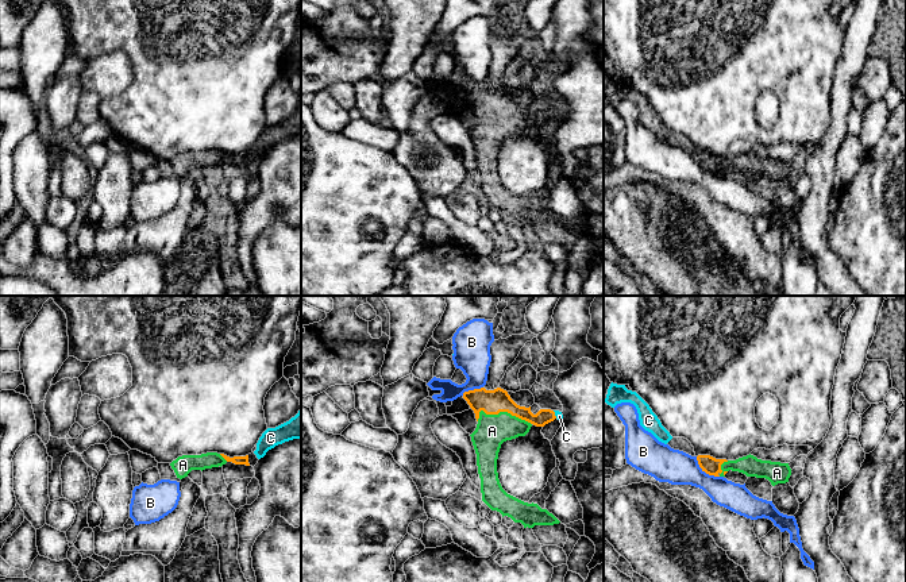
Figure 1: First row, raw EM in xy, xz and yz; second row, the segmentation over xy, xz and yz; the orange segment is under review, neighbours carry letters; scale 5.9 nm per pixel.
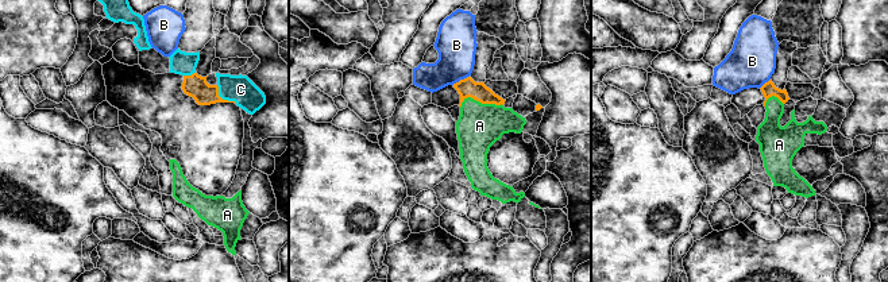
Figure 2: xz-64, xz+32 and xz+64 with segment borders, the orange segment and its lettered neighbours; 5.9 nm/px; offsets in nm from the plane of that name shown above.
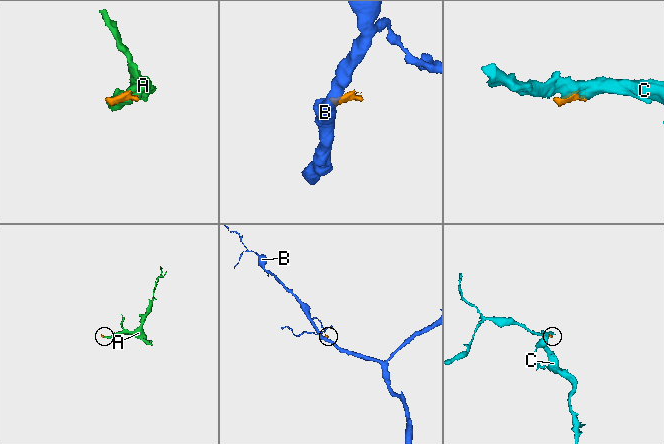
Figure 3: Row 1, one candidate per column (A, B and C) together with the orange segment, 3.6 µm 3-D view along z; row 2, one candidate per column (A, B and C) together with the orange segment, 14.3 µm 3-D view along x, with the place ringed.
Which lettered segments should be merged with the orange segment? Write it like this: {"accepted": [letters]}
{"accepted": ["A", "C"]}

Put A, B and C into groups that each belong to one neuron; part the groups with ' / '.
A C / B

